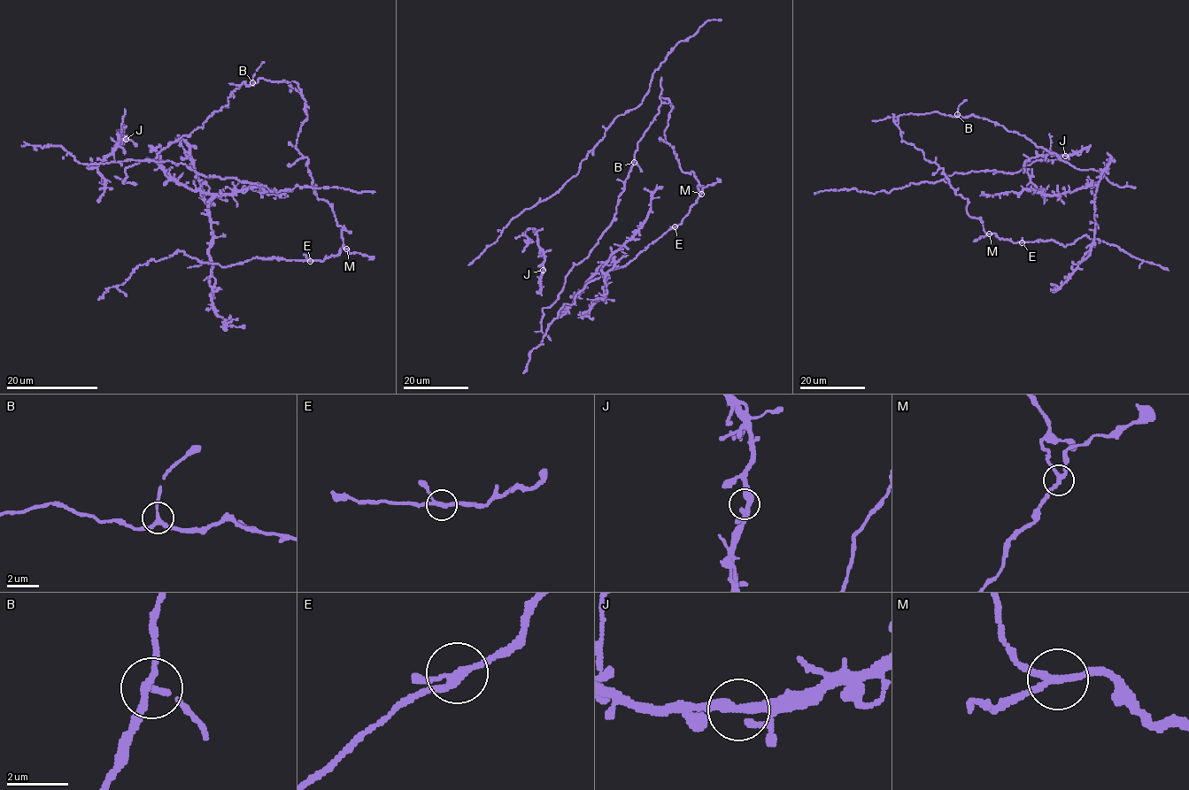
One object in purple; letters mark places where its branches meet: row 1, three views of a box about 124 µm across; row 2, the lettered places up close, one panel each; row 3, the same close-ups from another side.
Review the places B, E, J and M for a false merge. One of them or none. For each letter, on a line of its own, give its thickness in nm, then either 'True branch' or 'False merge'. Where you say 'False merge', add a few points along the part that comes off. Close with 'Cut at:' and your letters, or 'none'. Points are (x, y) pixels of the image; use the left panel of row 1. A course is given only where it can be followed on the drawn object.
B: Thickness 190 nm. True branch
E: Thickness 200 nm. True branch
J: Thickness 280 nm. True branch
M: Thickness 220 nm. True branch
Cut at: none

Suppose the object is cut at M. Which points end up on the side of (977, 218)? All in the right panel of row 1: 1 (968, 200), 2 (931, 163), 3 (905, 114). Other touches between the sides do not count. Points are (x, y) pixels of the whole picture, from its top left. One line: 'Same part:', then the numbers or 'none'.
Same part: 1, 2

